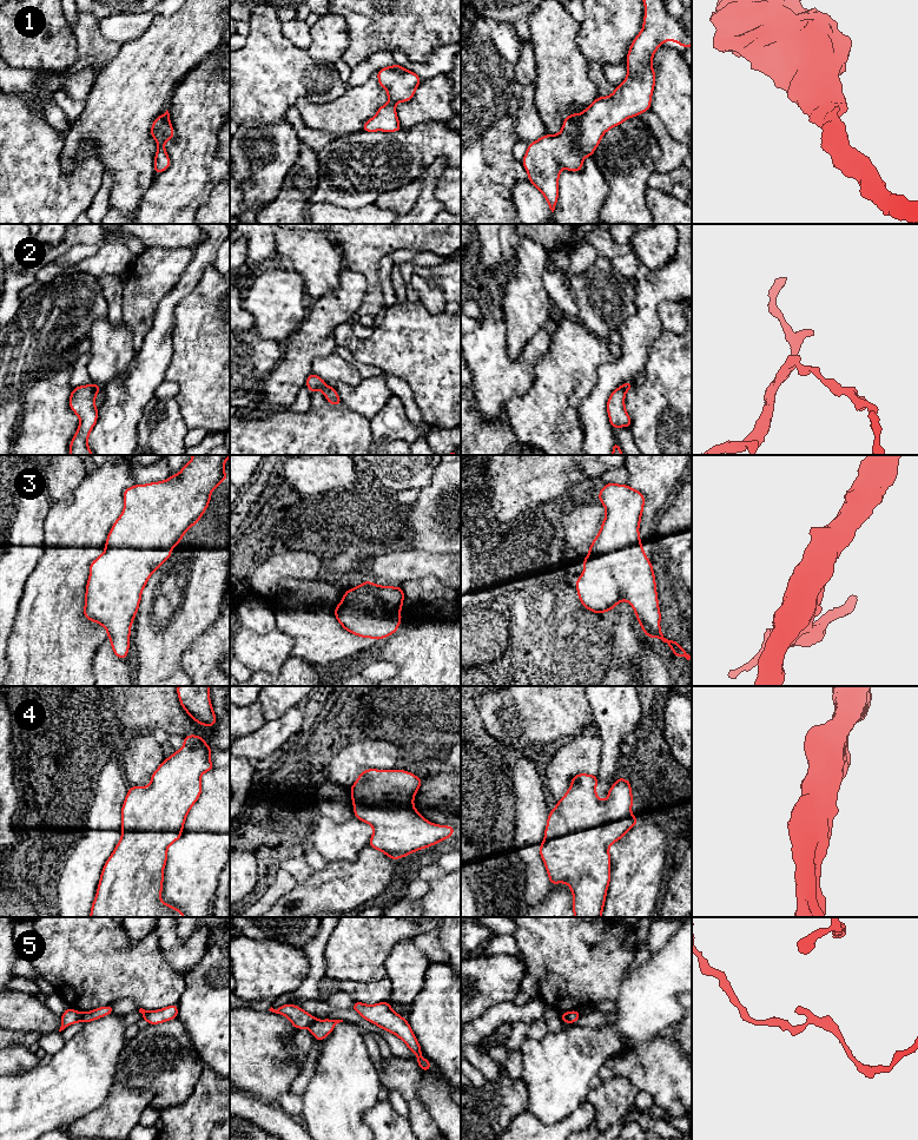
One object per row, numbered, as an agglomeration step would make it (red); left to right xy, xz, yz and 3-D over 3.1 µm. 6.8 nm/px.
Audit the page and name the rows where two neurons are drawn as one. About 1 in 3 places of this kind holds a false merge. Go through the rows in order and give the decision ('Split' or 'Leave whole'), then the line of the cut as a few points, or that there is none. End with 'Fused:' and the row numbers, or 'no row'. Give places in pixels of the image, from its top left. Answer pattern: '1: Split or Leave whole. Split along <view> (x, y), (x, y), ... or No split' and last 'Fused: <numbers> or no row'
1: Leave whole. No split
2: Split. Split along xz (327, 386), (322, 389)
3: Leave whole. No split
4: Leave whole. No split
5: Split. Split along xy (80, 1013), (81, 1021)
Fused: 2, 5

